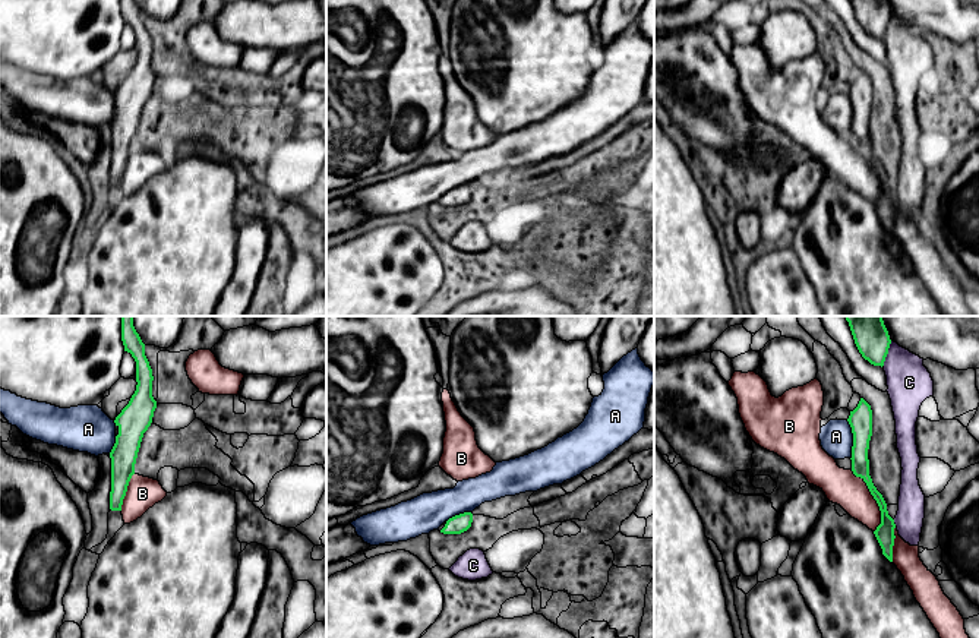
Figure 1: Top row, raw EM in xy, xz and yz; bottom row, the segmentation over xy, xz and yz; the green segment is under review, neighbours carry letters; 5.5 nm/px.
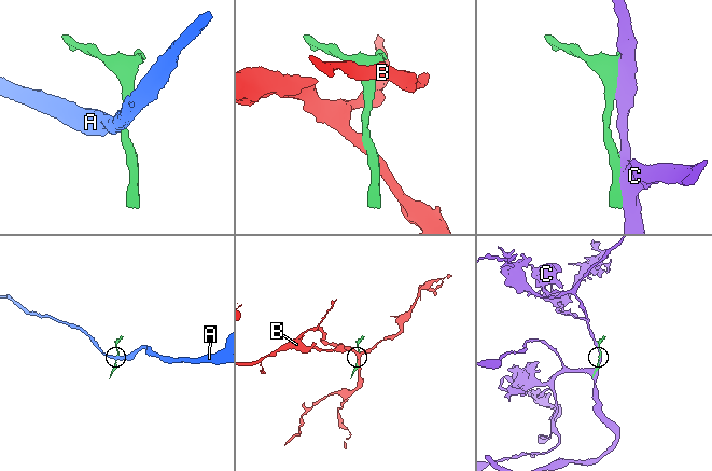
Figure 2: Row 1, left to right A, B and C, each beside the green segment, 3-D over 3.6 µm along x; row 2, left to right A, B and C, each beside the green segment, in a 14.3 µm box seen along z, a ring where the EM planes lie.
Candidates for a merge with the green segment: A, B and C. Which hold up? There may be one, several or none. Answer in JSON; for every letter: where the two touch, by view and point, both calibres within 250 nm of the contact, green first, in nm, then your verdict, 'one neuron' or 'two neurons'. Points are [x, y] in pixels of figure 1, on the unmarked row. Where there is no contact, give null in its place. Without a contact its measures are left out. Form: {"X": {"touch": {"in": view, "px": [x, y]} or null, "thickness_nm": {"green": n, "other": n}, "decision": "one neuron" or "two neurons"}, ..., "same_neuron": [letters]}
{"A": {"touch": {"in": "yz", "px": [853, 111]}, "thickness_nm": {"green": 130, "other": 180}, "decision": "two neurons"}, "B": {"touch": {"in": "yz", "px": [875, 171]}, "thickness_nm": {"green": 110, "other": 190}, "decision": "two neurons"}, "C": {"touch": {"in": "yz", "px": [887, 25]}, "thickness_nm": {"green": 180, "other": 240}, "decision": "two neurons"}, "same_neuron": []}

